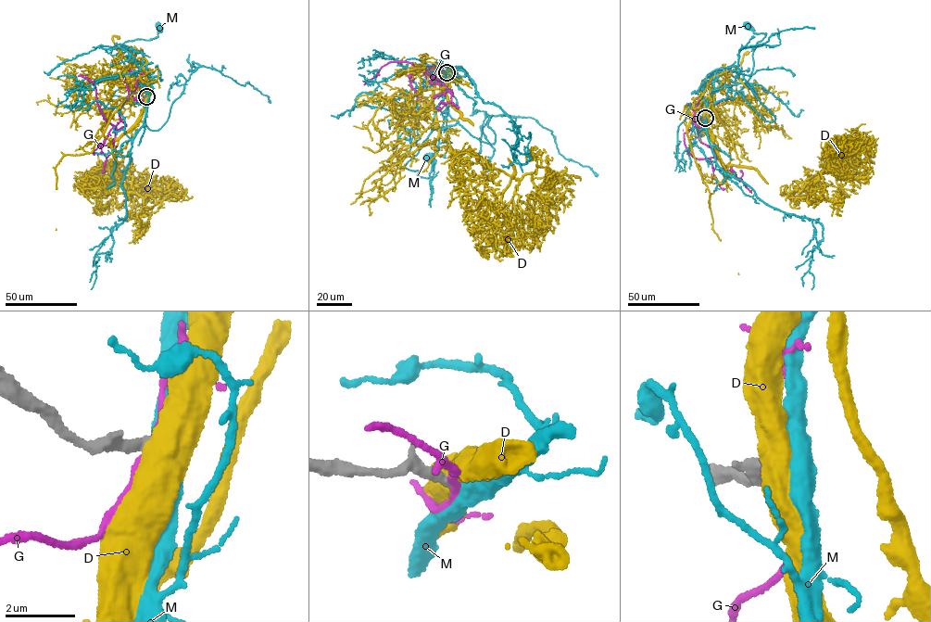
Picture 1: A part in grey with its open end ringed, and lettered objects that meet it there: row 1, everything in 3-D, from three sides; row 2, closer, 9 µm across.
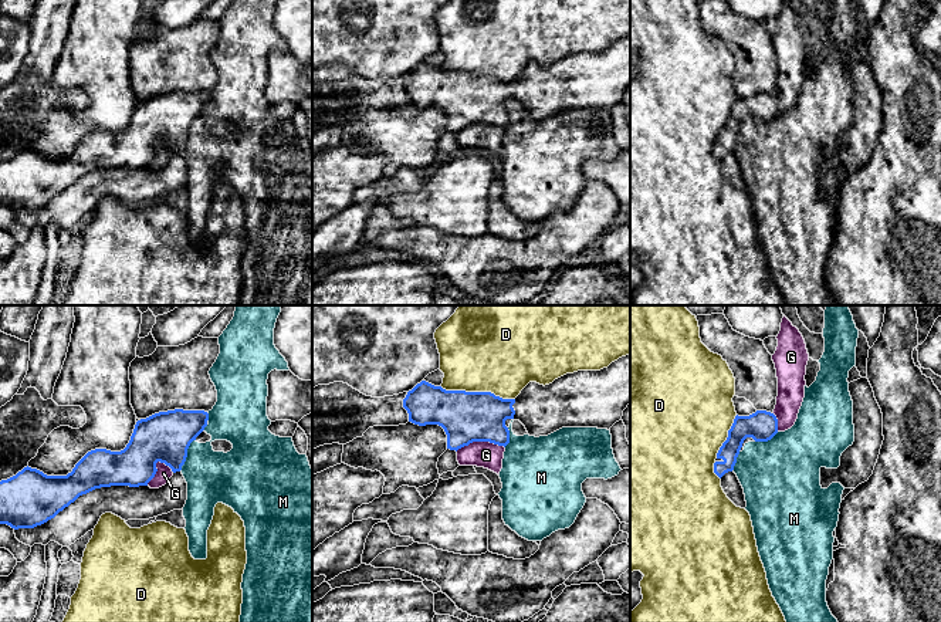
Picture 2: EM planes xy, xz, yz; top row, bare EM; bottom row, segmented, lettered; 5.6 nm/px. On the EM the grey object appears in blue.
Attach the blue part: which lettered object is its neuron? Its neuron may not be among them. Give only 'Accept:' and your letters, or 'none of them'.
Accept: none of them

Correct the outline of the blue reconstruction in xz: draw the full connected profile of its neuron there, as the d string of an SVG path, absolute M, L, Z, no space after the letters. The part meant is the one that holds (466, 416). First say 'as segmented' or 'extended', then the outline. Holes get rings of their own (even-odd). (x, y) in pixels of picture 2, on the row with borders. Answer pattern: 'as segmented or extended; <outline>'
extended; M630 354L600 371L578 371L555 379L549 385L529 382L515 399L502 399L491 392L446 391L426 381L417 383L403 399L409 422L439 425L447 435L447 449L458 450L473 442L498 446L510 443L507 419L519 420L529 436L548 436L562 427L607 429L619 422L630 403Z

